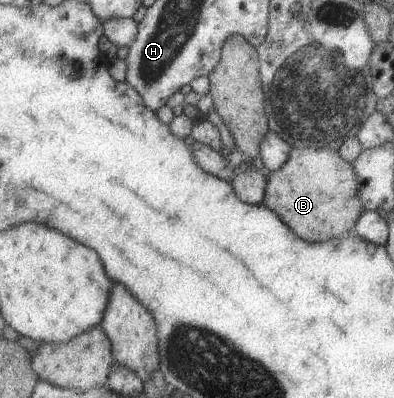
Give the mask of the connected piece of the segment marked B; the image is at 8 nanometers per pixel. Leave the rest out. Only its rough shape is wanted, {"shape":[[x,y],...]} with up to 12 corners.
{"shape":[[291,147],[262,203],[301,240],[351,233],[363,212],[336,150]]}

